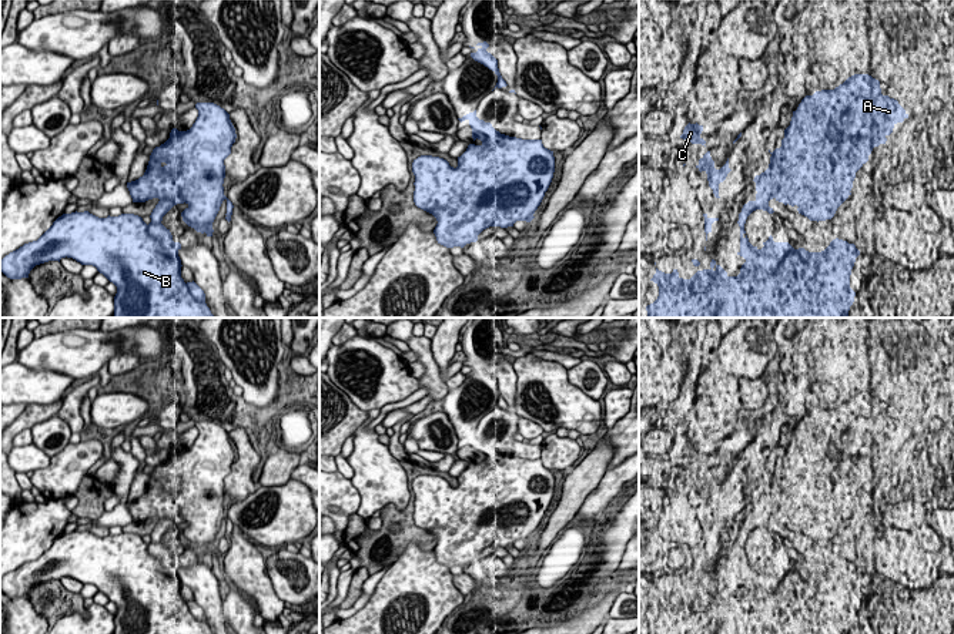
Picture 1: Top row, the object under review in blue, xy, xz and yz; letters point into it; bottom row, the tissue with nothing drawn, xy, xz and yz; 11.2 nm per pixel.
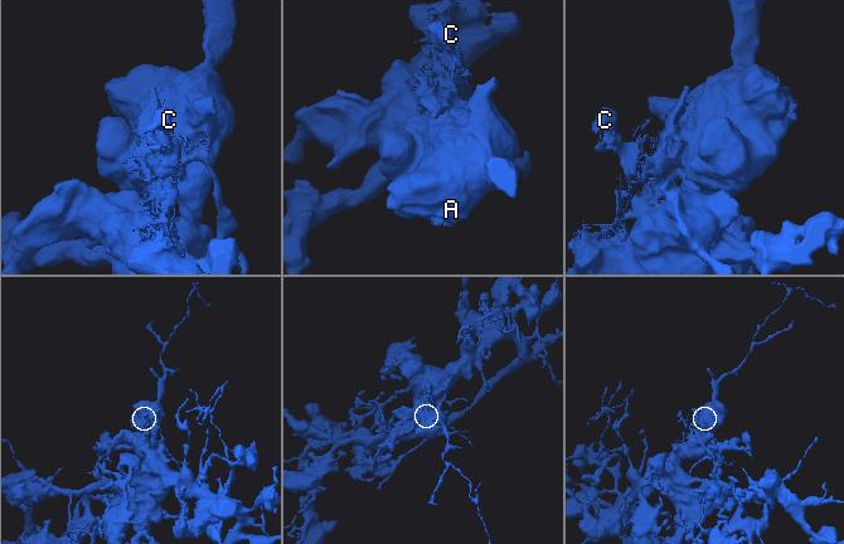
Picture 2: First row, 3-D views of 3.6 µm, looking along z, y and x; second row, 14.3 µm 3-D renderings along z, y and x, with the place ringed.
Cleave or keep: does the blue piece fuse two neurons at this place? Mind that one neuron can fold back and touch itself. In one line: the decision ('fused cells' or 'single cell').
fused cells

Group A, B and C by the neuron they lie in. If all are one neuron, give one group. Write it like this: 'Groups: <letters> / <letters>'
Groups: A / B C

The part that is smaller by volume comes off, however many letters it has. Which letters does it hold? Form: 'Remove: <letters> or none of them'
Remove: A

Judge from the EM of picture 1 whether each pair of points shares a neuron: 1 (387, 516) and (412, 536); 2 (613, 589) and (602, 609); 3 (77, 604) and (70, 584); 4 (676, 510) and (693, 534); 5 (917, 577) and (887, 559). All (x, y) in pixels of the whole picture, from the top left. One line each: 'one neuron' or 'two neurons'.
1: one neuron
2: one neuron
3: two neurons
4: one neuron
5: one neuron

